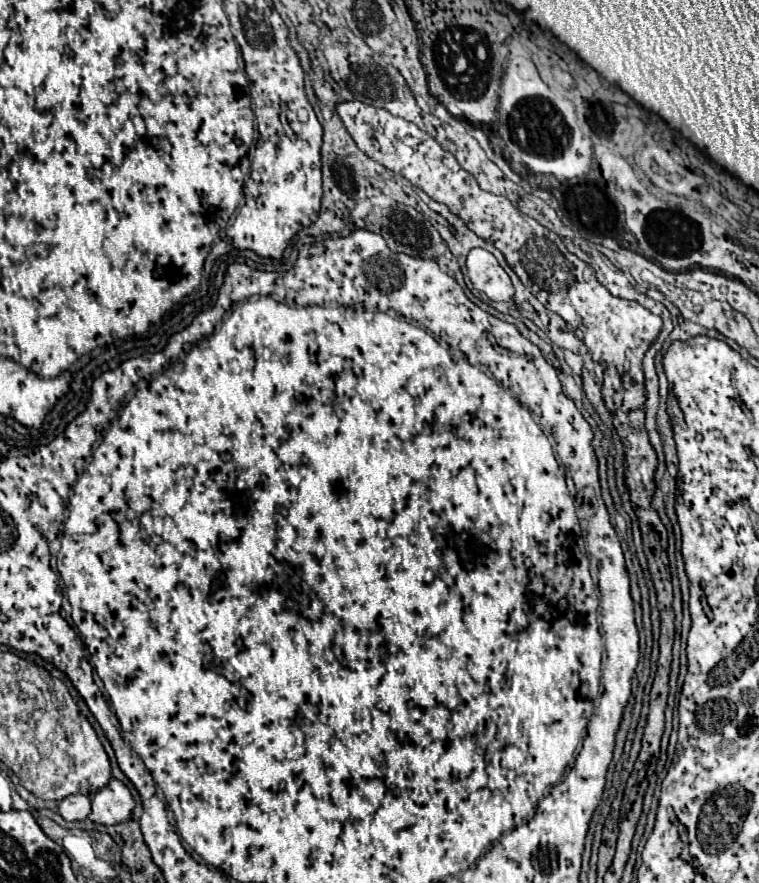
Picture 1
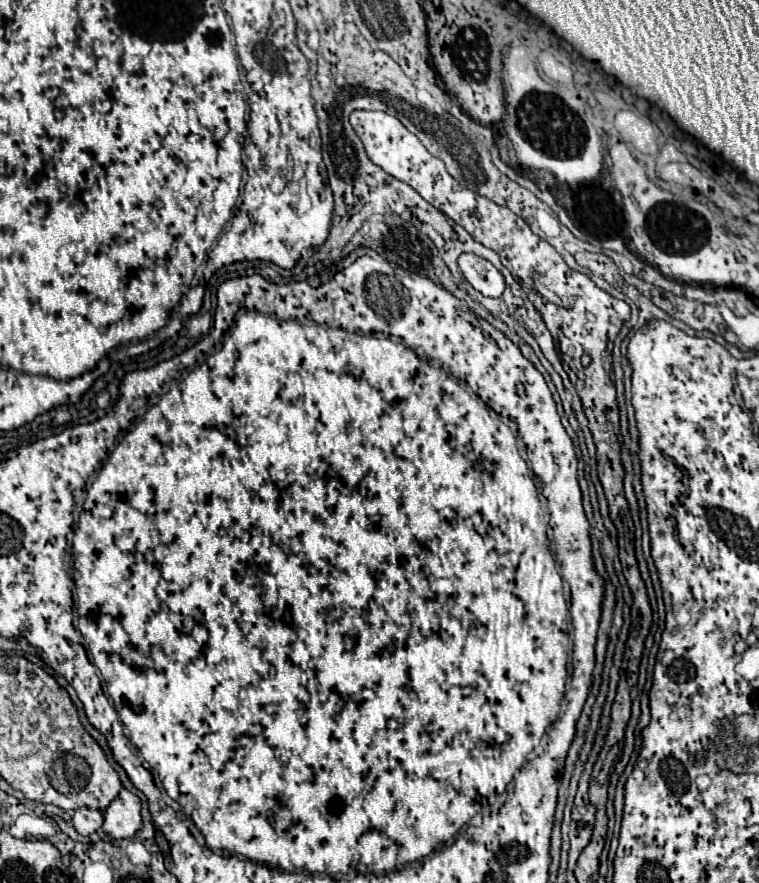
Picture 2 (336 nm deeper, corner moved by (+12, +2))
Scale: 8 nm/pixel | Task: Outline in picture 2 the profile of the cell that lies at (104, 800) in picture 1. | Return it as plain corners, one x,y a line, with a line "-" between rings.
122,789
120,795
104,811
102,829
112,839
130,839
130,837
134,837
142,829
140,809
142,809
140,799
134,793
130,793
128,789

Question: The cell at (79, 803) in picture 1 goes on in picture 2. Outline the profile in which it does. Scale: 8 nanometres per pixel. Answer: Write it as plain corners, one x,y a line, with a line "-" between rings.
82,807
82,809
74,811
72,823
74,823
74,829
80,835
92,835
92,833
96,833
102,827
104,815
100,811
92,811
92,809
84,809

